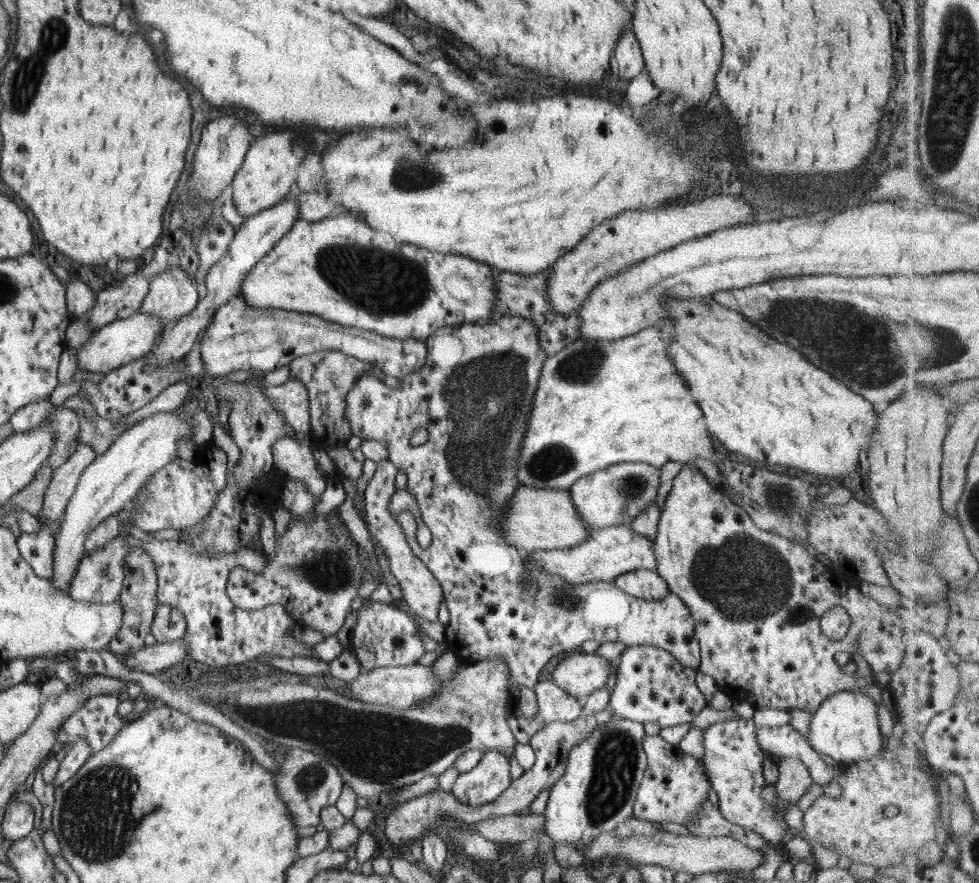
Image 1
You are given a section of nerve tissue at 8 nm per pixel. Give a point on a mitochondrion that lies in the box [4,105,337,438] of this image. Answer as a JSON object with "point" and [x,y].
{"point":[101,277]}

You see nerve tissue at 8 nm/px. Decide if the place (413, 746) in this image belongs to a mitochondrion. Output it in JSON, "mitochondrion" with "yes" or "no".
{"mitochondrion":"yes"}

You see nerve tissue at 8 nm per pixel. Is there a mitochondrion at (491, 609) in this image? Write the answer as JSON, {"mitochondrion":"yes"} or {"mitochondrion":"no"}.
{"mitochondrion":"no"}

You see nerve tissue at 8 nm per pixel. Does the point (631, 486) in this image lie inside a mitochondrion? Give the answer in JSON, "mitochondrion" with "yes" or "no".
{"mitochondrion":"yes"}

